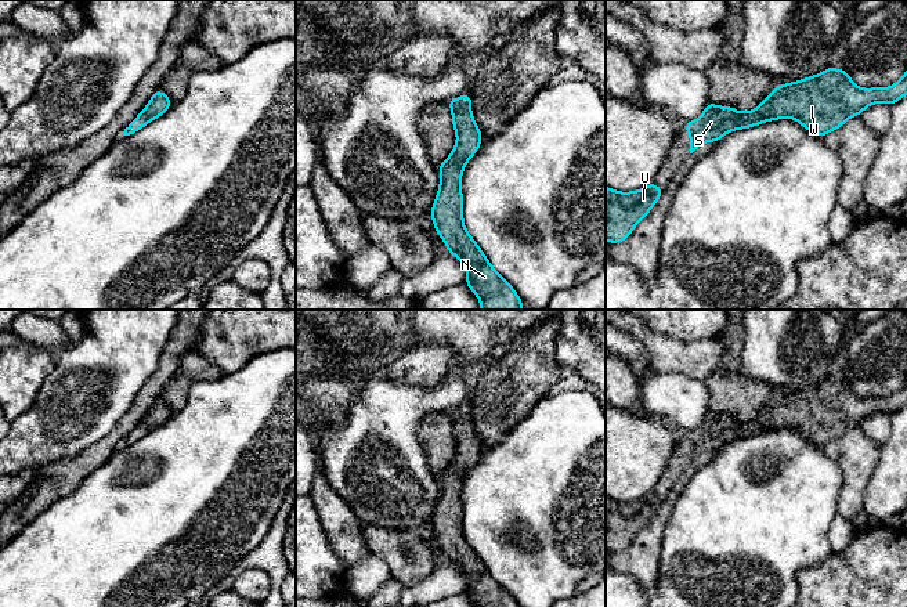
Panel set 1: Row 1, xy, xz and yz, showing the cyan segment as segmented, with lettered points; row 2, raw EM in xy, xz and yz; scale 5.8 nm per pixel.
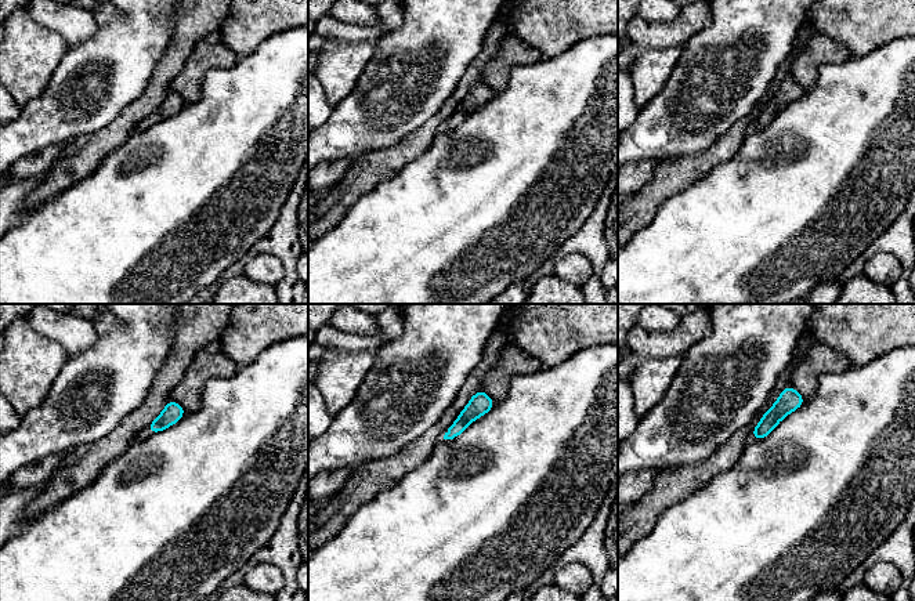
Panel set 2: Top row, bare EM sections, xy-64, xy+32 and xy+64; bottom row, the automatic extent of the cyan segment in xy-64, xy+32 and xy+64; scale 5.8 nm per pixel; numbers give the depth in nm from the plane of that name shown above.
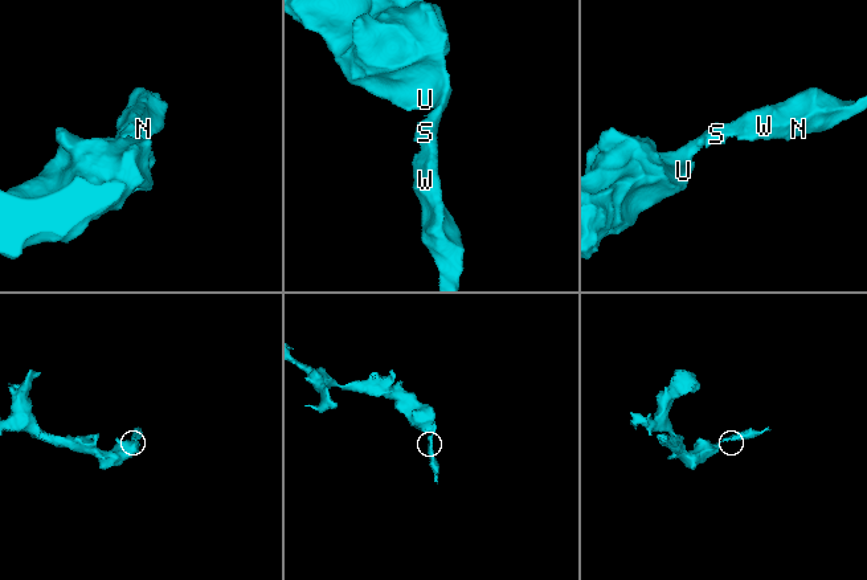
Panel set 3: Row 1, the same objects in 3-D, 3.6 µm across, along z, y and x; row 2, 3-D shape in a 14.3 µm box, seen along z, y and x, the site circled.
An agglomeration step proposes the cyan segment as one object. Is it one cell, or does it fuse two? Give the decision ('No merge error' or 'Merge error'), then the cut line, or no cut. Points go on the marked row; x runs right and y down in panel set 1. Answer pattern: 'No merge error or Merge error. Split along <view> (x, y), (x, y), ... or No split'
No merge error. No split

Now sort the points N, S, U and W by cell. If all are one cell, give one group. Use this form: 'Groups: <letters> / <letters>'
Groups: N S U W

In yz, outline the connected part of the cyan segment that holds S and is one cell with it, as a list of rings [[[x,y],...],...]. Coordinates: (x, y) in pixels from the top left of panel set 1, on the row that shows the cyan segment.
[[[827,68],[816,76],[776,86],[751,112],[708,102],[702,115],[683,127],[690,133],[690,153],[701,144],[716,142],[727,133],[783,118],[795,119],[816,137],[845,124],[874,104],[896,104],[907,95],[907,71],[893,86],[860,88],[845,69]]]

